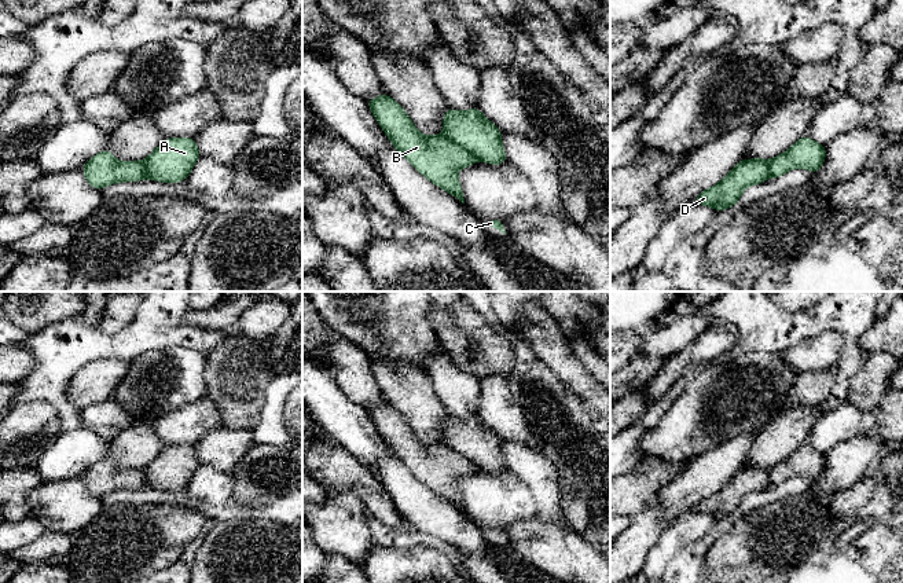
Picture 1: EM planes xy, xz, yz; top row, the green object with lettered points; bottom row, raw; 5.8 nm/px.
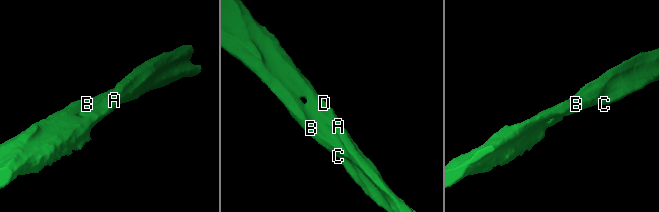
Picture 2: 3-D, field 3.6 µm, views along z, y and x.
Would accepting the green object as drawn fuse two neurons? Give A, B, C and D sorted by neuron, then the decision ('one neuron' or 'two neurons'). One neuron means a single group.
groups A D / B C; two neurons

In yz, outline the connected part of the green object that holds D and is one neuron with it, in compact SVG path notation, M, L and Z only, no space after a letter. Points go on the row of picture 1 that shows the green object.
M741 160L722 182L701 191L693 202L724 210L739 201L746 187L766 182L770 177L768 166L768 160Z

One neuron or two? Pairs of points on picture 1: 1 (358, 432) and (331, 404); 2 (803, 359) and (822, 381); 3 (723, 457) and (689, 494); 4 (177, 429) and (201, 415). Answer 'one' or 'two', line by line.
1: one
2: two
3: one
4: one

